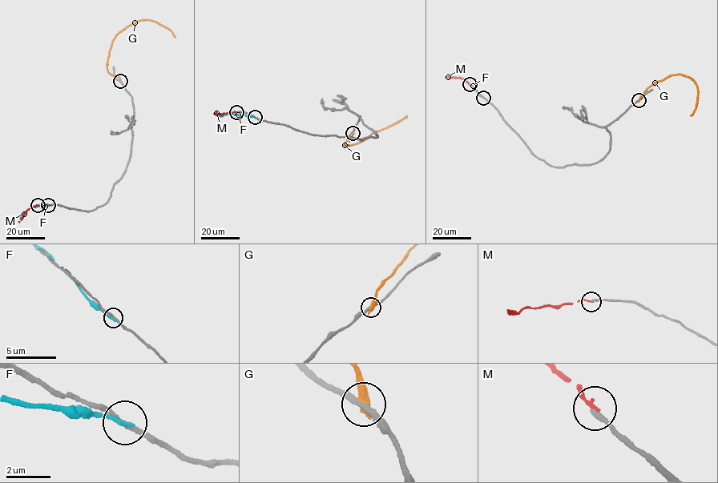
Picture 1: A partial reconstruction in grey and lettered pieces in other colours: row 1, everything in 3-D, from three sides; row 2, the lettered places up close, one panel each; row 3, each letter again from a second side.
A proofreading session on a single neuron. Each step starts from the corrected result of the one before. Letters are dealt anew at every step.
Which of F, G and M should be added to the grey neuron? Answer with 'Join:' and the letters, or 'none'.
Join: none

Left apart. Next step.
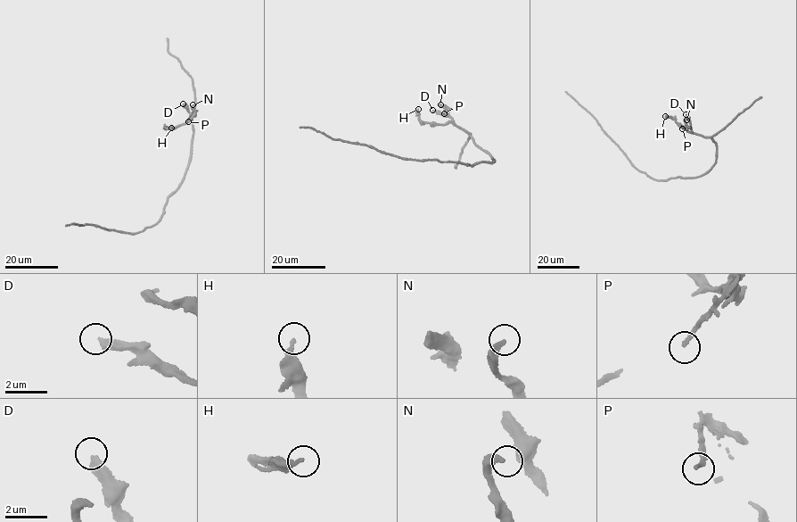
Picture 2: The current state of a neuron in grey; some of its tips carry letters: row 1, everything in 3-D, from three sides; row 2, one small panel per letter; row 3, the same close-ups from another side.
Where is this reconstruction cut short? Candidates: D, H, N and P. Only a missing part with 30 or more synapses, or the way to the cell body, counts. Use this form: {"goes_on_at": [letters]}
{"goes_on_at": ["D"]}

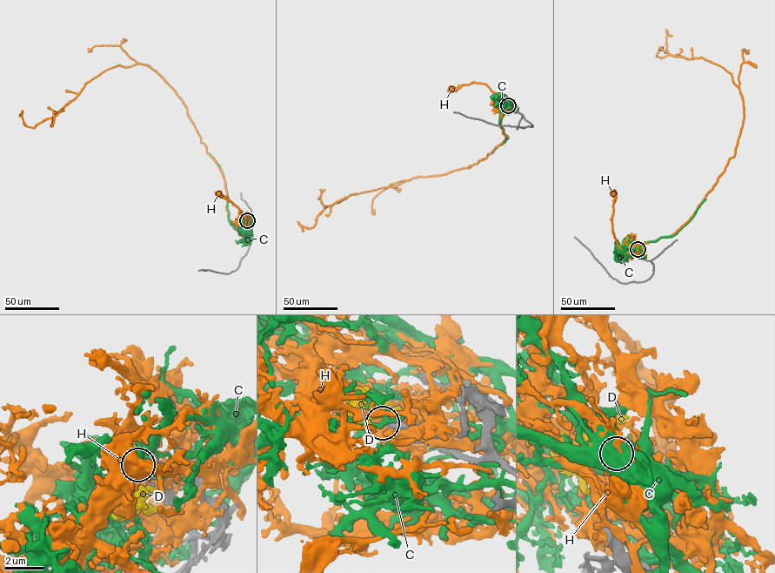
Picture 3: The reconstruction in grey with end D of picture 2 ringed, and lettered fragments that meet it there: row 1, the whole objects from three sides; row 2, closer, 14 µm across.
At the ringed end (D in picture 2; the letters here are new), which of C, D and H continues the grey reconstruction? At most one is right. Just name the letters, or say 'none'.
none

